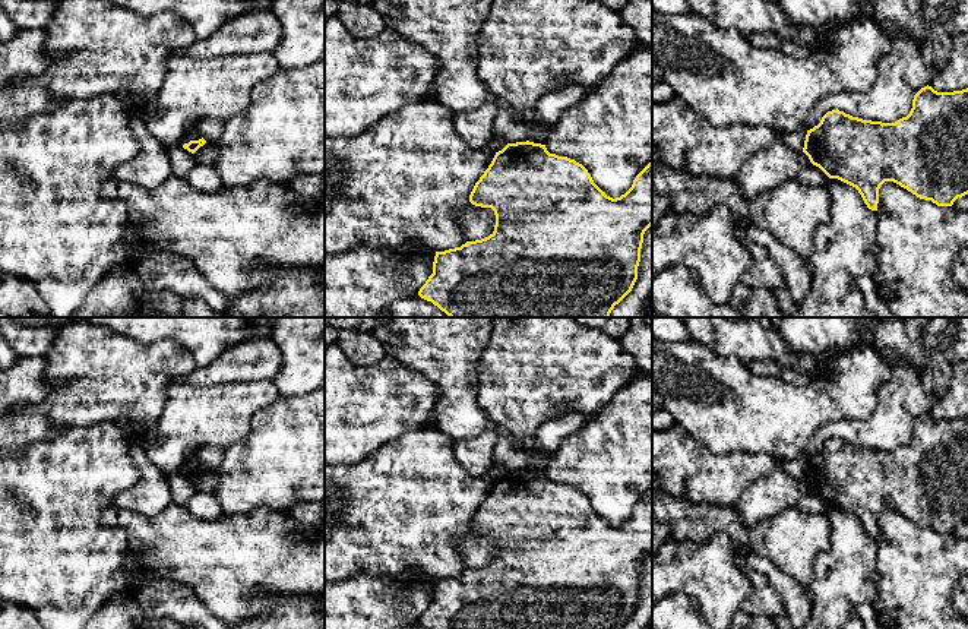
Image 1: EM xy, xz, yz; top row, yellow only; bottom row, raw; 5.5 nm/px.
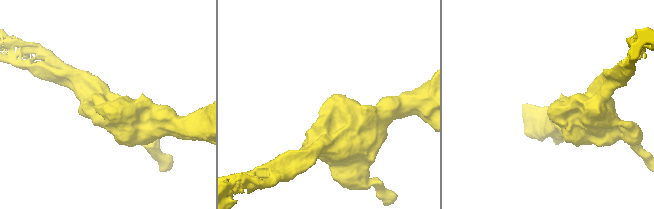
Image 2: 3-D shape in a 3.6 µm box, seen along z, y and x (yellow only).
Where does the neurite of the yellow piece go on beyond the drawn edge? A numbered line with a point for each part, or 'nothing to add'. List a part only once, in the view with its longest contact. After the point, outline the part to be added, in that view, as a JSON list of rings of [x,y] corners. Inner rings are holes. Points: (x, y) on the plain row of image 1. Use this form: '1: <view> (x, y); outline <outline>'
nothing to add

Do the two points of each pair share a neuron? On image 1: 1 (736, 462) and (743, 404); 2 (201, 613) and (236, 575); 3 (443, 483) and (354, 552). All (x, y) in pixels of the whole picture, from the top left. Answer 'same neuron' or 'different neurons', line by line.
1: different neurons
2: different neurons
3: same neuron

